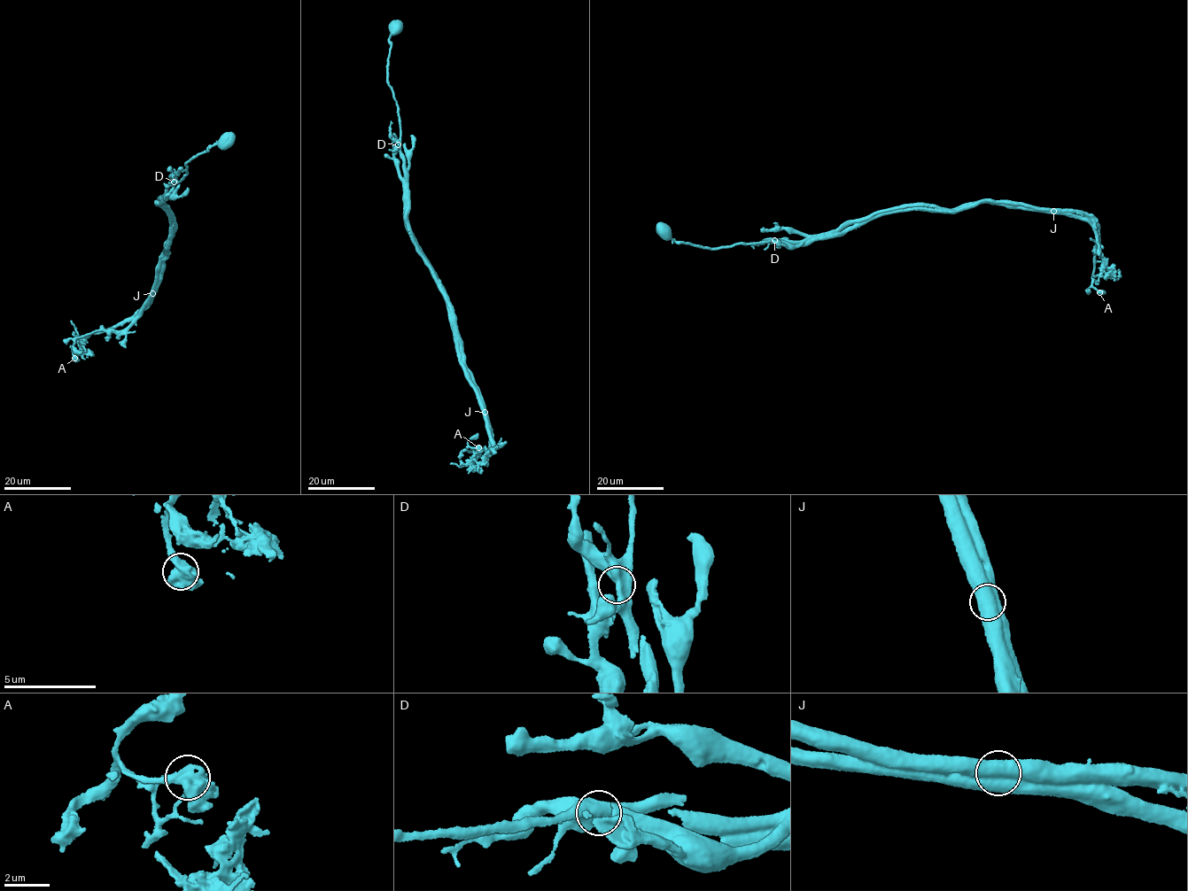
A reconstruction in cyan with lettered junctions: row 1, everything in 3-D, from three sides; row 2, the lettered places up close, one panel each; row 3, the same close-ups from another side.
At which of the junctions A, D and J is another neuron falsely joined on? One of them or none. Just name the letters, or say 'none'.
J

